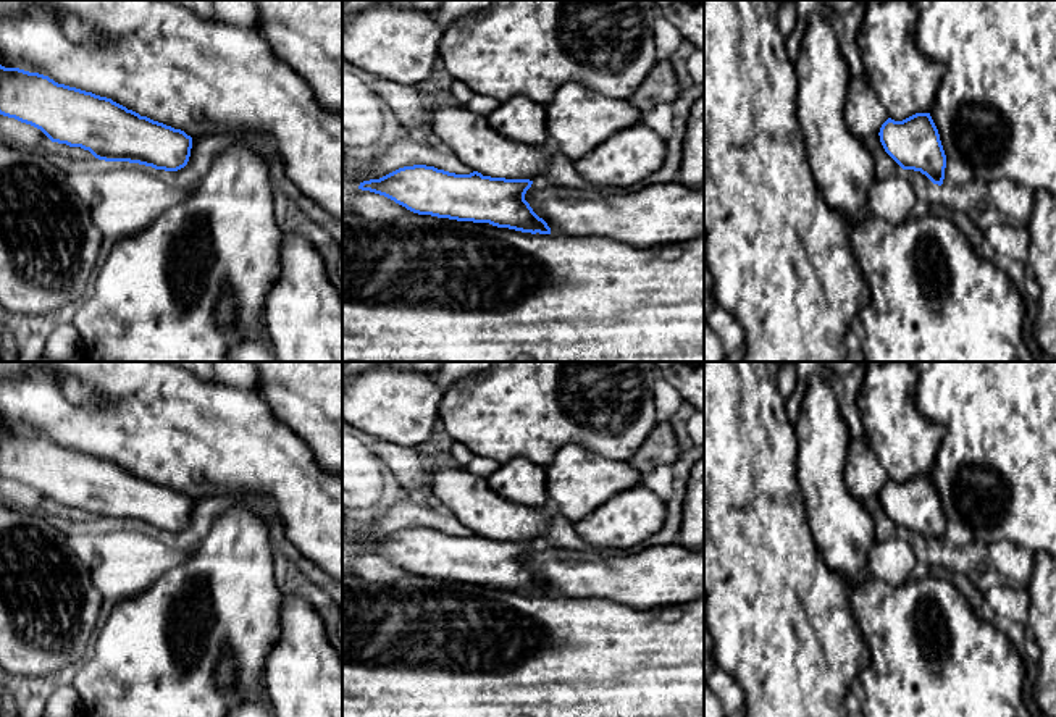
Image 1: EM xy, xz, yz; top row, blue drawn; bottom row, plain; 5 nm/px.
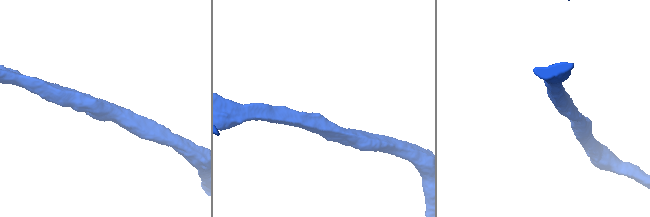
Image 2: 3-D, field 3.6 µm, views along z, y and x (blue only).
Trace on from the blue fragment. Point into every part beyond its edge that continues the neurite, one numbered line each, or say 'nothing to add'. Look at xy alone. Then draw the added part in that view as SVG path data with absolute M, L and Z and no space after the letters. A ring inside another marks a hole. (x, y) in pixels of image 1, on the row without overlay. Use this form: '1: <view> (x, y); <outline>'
1: xy (204, 438); M0 362L0 423L29 434L48 438L58 446L111 460L140 478L181 491L192 501L202 497L228 497L231 501L247 499L249 502L254 502L260 496L266 496L276 505L276 512L289 543L307 560L315 562L326 575L342 581L342 473L331 473L320 467L312 447L283 423L254 389L234 388L215 379L202 379L200 376L168 362ZM65 375L74 376L87 391L97 394L105 404L102 407L73 405L61 392L61 378Z

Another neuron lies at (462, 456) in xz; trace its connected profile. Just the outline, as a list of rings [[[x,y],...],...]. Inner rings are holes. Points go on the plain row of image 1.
[[[454,442],[450,457],[457,465],[467,467],[475,459],[475,454],[467,446]]]

